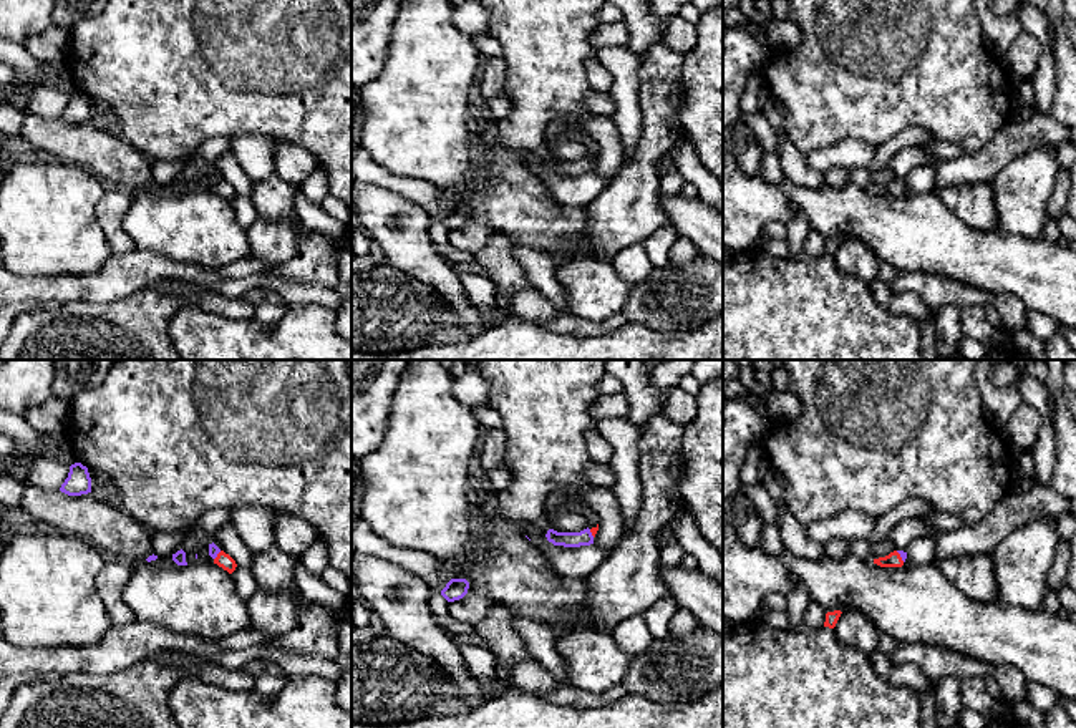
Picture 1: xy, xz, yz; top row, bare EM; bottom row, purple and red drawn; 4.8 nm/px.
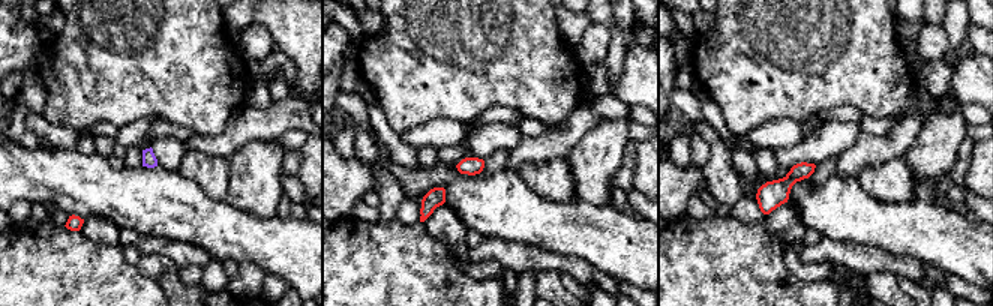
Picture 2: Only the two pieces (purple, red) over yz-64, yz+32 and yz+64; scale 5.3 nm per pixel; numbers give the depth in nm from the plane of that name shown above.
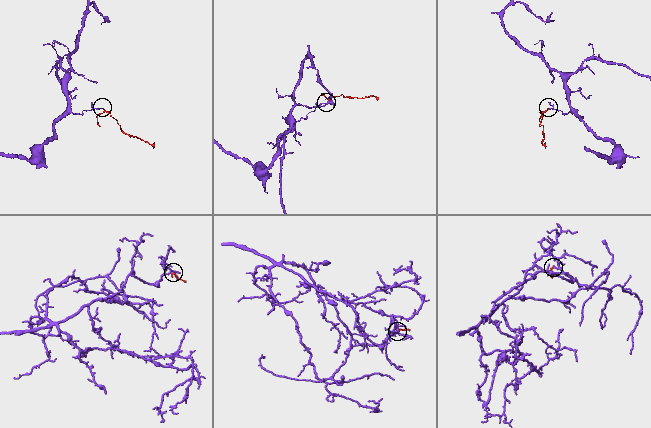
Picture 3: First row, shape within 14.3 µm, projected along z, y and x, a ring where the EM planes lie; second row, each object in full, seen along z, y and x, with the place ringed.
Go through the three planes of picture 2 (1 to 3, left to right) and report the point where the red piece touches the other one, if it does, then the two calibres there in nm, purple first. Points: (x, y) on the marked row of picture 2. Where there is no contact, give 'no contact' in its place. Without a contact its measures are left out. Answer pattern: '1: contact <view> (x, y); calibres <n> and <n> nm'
1: no contact
2: no contact
3: no contact

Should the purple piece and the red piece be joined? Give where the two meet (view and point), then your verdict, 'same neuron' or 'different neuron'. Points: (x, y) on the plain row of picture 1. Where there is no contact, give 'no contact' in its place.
yz (901, 184) | same neuron

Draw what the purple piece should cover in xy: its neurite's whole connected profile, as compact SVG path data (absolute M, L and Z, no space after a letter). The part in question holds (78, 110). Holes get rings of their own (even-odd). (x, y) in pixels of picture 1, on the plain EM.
M81 91L71 93L68 106L61 113L60 119L68 124L81 124L91 121L91 106L88 96Z

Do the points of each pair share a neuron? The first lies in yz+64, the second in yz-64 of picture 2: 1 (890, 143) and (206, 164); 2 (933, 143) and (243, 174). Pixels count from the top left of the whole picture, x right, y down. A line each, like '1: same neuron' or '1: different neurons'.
1: different neurons
2: same neuron

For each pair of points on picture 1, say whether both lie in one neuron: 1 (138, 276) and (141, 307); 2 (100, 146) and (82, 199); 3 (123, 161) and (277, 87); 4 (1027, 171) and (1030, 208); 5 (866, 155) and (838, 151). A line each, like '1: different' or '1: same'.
1: different
2: different
3: different
4: same
5: same

